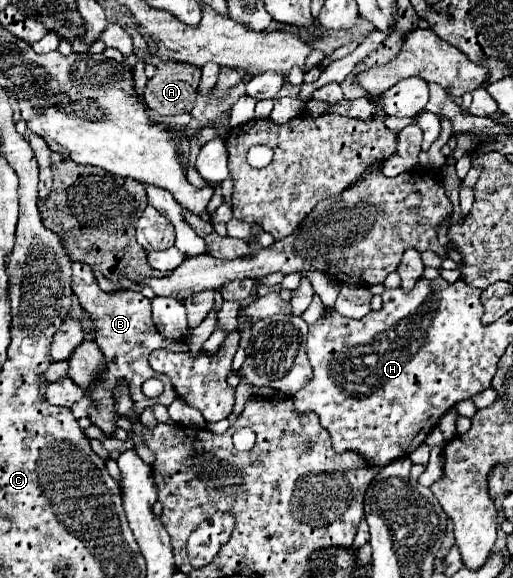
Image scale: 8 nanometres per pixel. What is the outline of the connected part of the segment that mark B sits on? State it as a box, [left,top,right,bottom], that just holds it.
[73,263,189,437]

